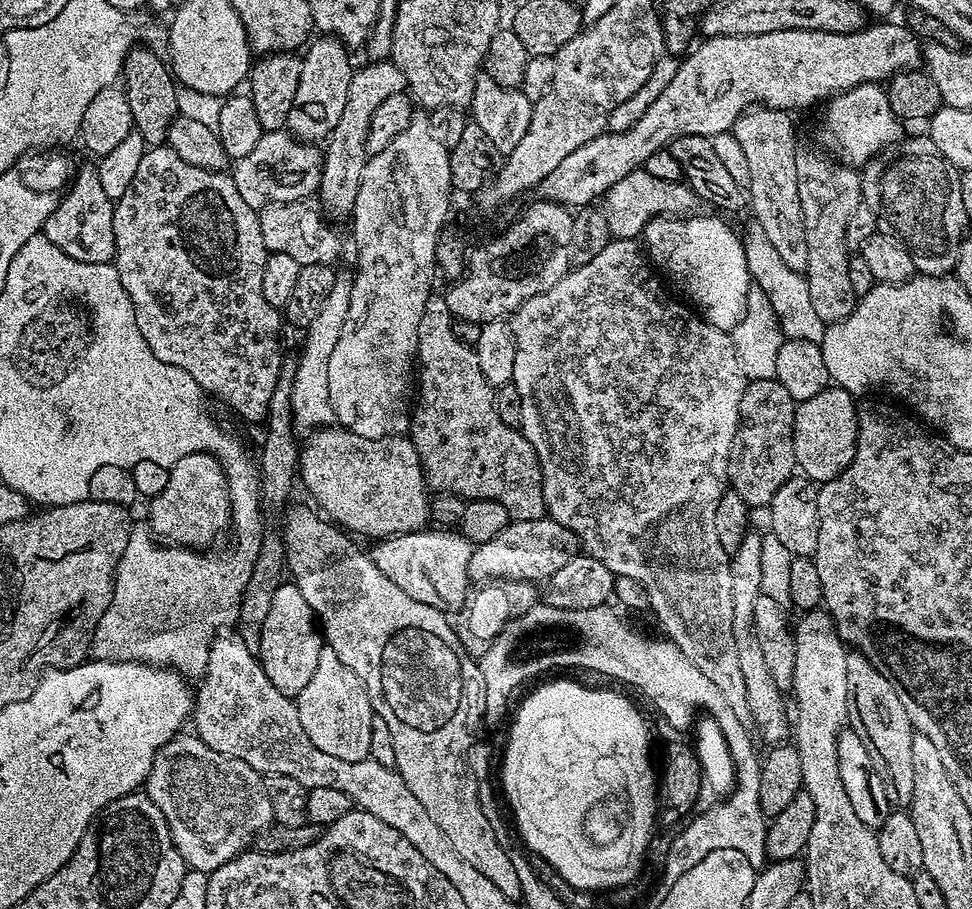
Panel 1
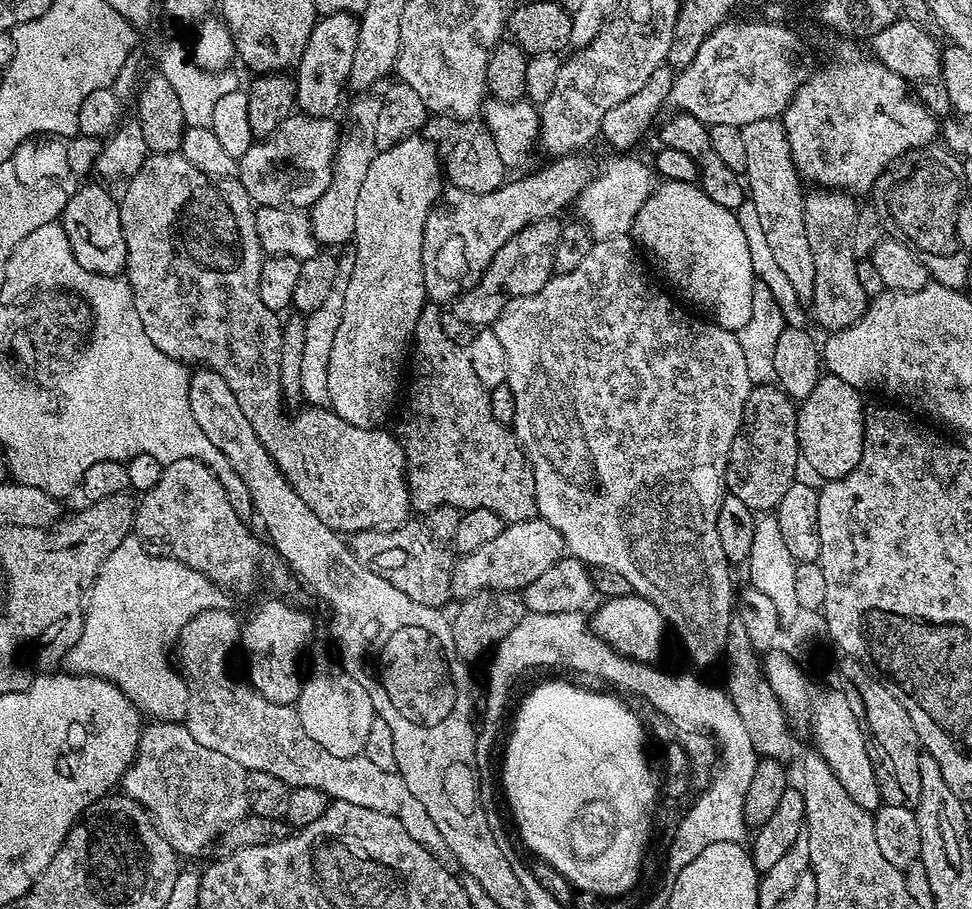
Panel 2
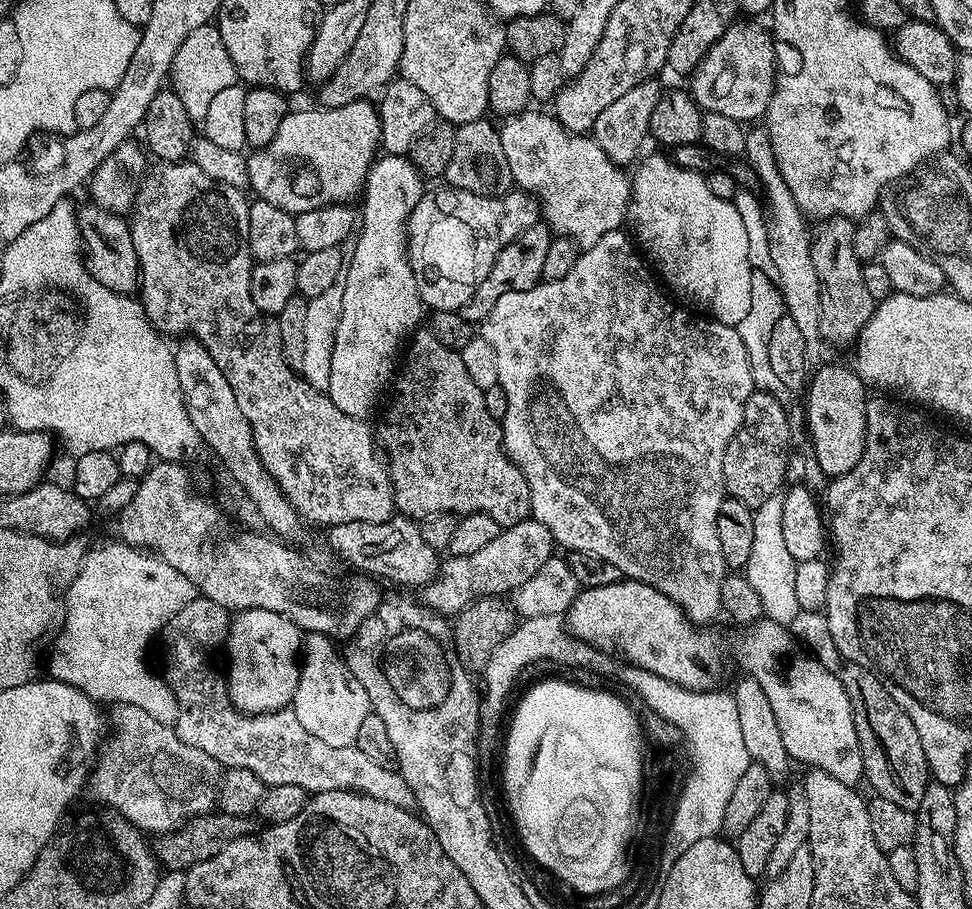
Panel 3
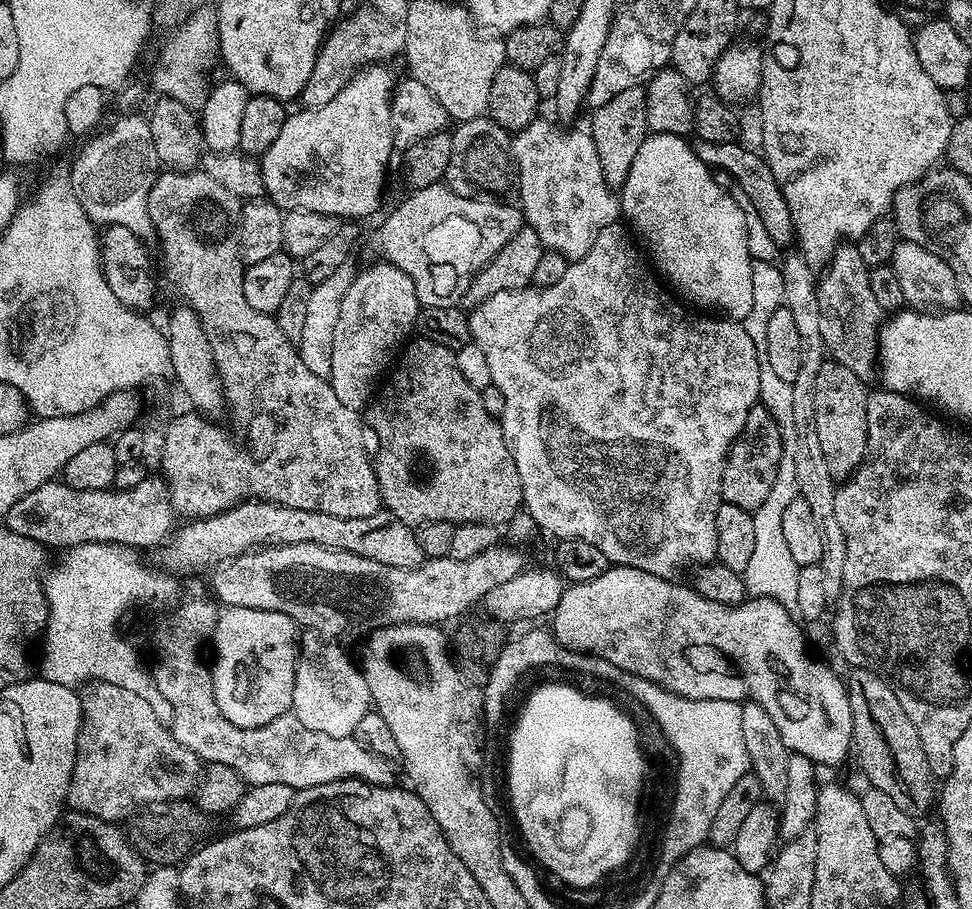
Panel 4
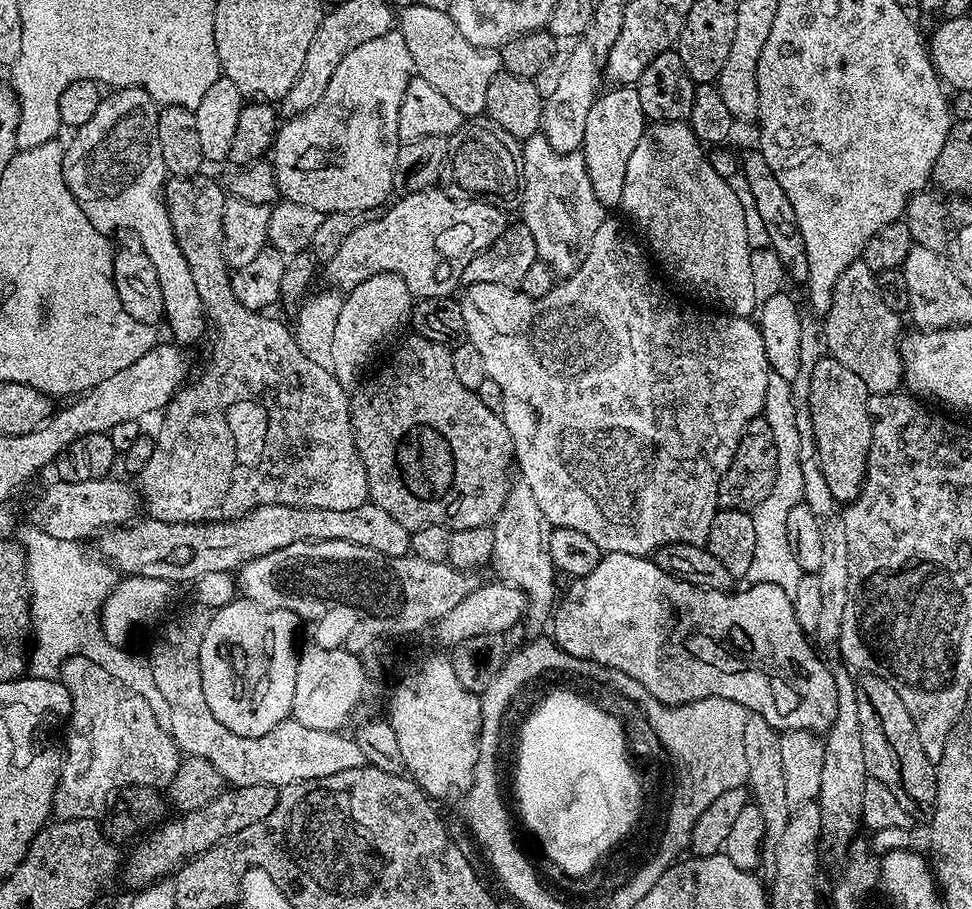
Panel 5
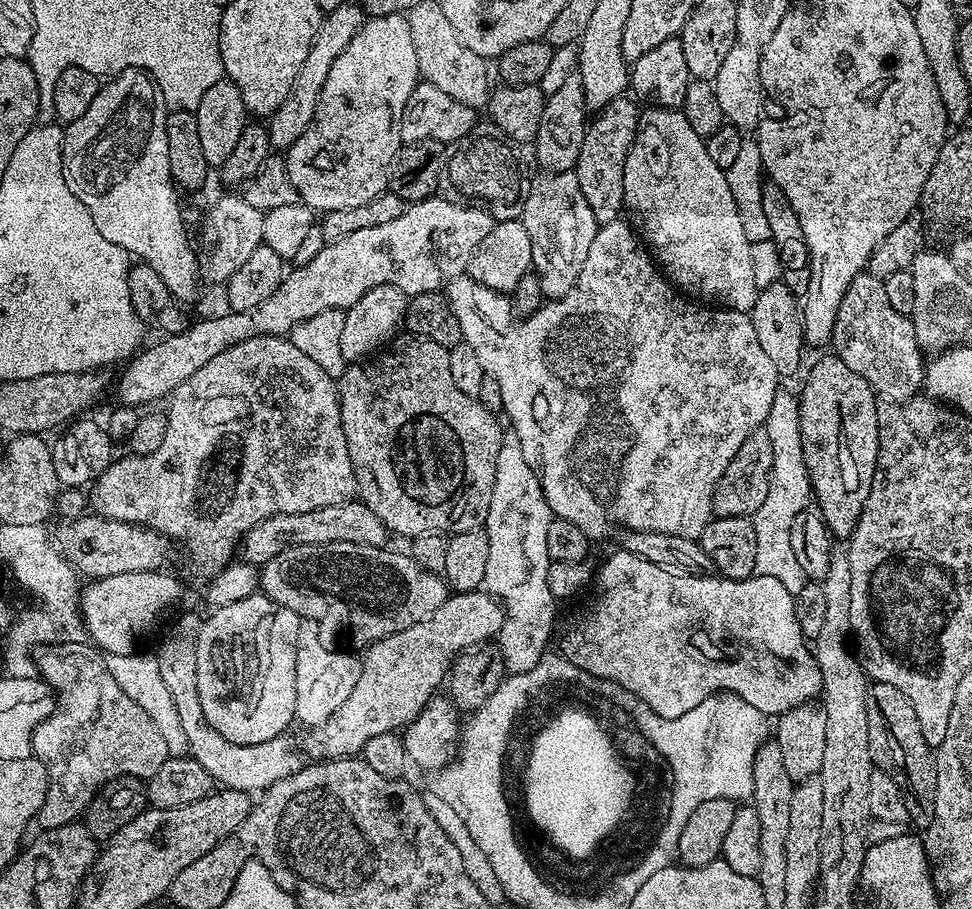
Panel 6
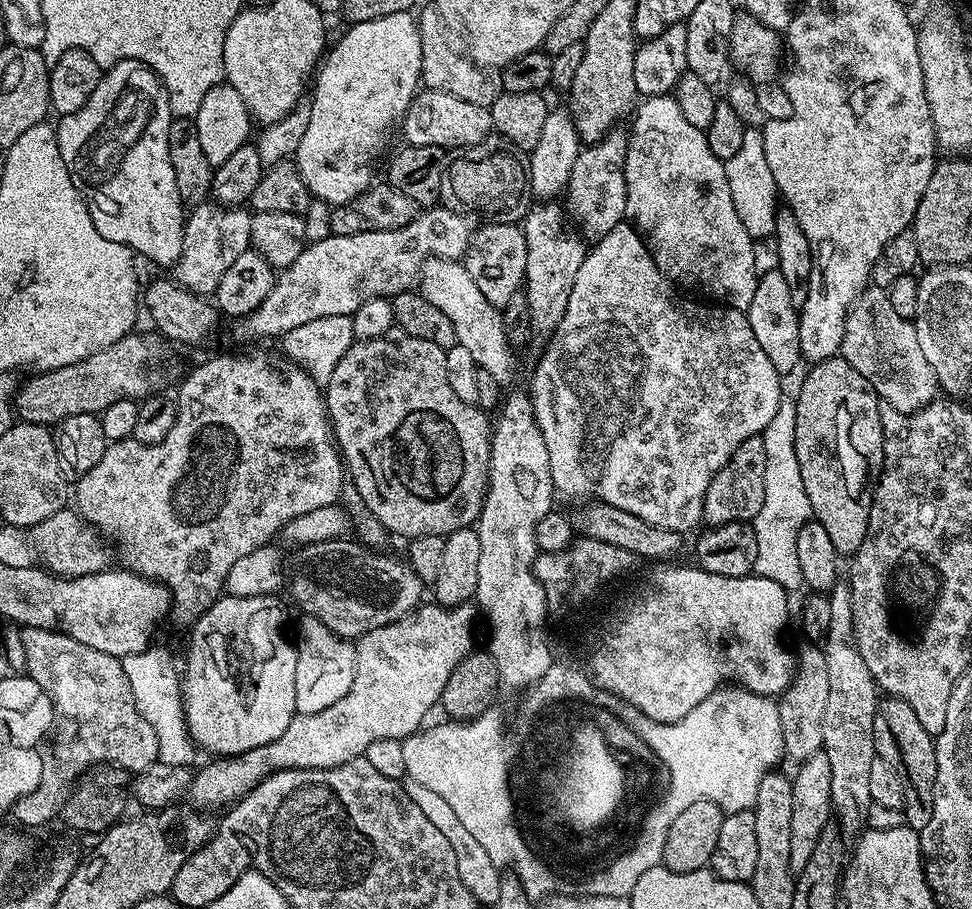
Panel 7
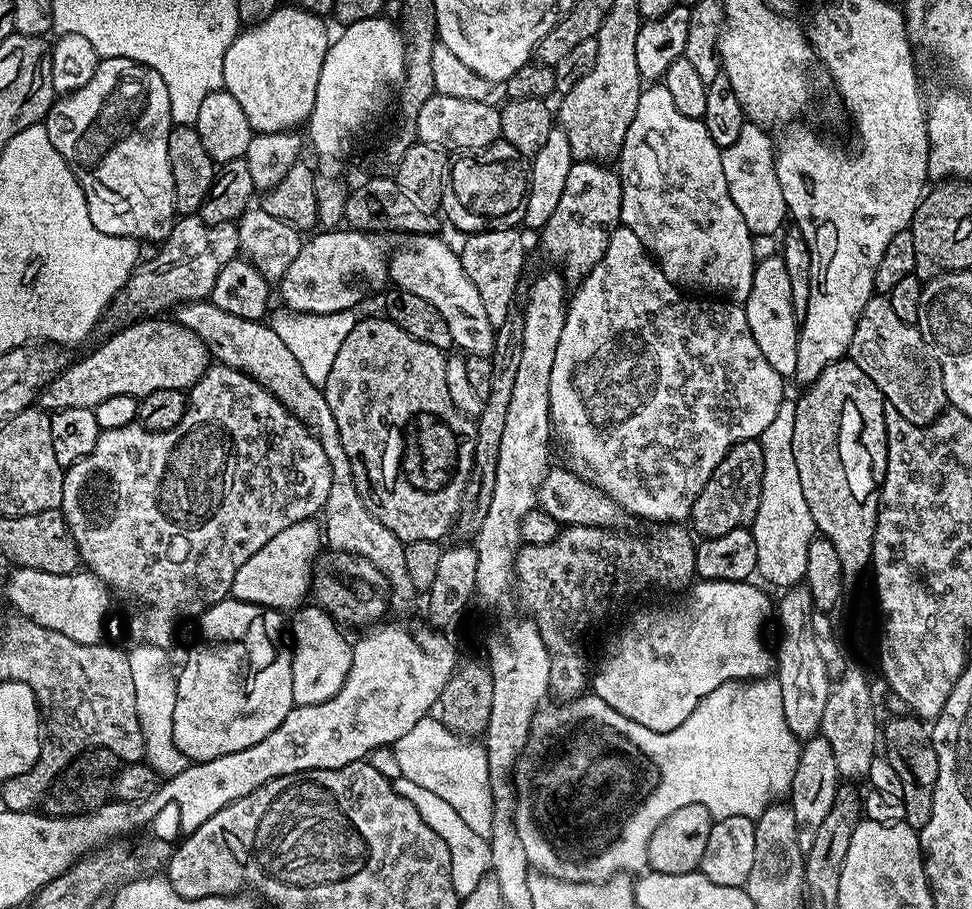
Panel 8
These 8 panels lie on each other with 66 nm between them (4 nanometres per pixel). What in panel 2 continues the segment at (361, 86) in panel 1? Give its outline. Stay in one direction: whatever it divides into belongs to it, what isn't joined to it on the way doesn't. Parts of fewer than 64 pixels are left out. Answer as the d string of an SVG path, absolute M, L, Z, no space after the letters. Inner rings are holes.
M360 94L348 108L348 116L356 123L356 128L345 131L342 143L336 153L336 162L332 166L332 185L315 200L307 213L308 221L317 245L344 246L352 240L354 234L354 217L358 206L358 193L362 190L362 181L366 178L366 170L378 149L376 146L376 123L381 97L376 94Z

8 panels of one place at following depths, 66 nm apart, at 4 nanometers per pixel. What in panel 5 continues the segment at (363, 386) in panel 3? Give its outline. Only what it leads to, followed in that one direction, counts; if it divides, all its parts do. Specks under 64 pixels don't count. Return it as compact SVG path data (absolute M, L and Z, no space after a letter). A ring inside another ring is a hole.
M389 272L366 278L366 282L354 286L344 296L342 314L338 314L338 323L334 325L334 362L330 369L340 384L355 385L369 371L372 359L401 335L403 324L405 327L411 321L413 303L414 297L406 282Z

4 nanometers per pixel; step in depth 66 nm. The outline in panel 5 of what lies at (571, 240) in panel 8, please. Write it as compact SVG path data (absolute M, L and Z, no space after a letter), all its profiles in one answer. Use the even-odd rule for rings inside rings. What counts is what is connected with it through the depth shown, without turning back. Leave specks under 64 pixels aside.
M612 86L609 92L601 91L596 97L590 114L586 114L586 134L583 154L586 170L590 174L590 186L598 194L598 202L606 210L619 209L622 205L622 186L626 186L626 165L630 154L638 146L646 127L642 114L642 101L635 86Z

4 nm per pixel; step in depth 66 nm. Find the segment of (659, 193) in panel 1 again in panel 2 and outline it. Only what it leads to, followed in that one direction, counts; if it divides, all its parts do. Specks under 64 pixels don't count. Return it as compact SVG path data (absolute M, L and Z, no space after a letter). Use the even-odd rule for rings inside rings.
M620 154L617 160L608 160L604 164L604 169L598 174L593 175L592 181L580 191L580 196L574 205L574 211L577 212L578 220L588 228L588 233L593 241L614 238L615 236L629 235L634 226L634 218L638 210L646 202L646 198L652 195L654 187L654 172L651 167L648 168L639 160L636 154Z

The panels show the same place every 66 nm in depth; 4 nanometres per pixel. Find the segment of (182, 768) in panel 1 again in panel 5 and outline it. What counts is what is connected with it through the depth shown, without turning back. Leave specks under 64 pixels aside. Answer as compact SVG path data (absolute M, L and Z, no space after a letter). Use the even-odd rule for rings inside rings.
M71 656L65 660L58 669L58 679L66 686L72 699L70 721L76 732L68 736L68 757L63 757L60 781L54 790L52 816L56 820L96 820L109 811L113 797L132 784L155 789L170 784L181 764L182 753L172 739L171 731L154 718L154 710L150 710L150 702L146 702L142 694L130 690L121 680L116 680L85 656Z

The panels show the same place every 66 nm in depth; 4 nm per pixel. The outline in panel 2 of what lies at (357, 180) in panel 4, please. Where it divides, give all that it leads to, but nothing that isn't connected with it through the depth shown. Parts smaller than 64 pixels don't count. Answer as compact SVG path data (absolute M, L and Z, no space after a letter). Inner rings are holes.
M293 114L278 126L273 136L254 142L238 160L238 179L253 205L265 208L308 210L332 185L332 166L342 143L335 119Z

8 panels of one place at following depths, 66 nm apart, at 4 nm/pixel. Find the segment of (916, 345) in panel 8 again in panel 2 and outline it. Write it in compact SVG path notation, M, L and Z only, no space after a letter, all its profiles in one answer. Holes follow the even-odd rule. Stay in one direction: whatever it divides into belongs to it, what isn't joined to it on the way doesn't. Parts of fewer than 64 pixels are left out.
M823 186L809 191L804 197L806 238L814 258L814 294L810 301L810 312L827 330L849 328L862 318L870 303L869 296L858 283L857 258L854 250L850 250L850 230L858 207L857 201L852 200L855 199L847 192Z

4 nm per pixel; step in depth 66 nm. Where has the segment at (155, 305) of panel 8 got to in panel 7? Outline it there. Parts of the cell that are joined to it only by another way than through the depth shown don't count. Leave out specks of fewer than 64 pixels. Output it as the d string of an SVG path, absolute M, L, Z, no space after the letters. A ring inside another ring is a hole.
M215 202L197 204L184 221L182 254L174 265L175 279L183 287L197 294L215 293L222 274L238 259L238 254L249 251L252 243L252 216L240 206L221 206Z

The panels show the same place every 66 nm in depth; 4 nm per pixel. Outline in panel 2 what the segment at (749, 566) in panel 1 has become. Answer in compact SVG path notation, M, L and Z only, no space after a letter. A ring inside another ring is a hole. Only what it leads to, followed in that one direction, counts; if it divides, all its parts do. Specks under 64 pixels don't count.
M739 618L733 619L728 631L728 641L724 647L728 660L728 697L734 702L734 710L742 714L742 723L746 725L746 734L750 734L750 742L754 746L757 757L765 756L781 762L788 762L792 751L796 748L796 740L792 737L793 725L784 712L782 702L774 690L770 690L770 682L764 673L761 653L750 642L750 634L746 634L746 626L742 626Z

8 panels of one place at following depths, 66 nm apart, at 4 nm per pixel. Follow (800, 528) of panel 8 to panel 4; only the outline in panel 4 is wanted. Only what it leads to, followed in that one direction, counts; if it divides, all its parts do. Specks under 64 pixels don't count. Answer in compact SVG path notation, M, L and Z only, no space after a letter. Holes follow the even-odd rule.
M766 362L760 366L759 403L770 410L770 414L774 414L774 422L778 422L778 430L782 434L784 453L778 462L778 478L774 478L774 487L770 489L766 502L762 502L762 506L758 506L758 510L752 513L754 551L742 575L744 587L752 596L765 596L781 604L783 608L792 610L798 602L798 565L790 555L790 549L786 547L782 534L782 513L800 495L798 477L794 470L794 450L798 446L798 434L794 430L794 390L792 384L778 378L778 374L774 374L774 370L770 370Z

